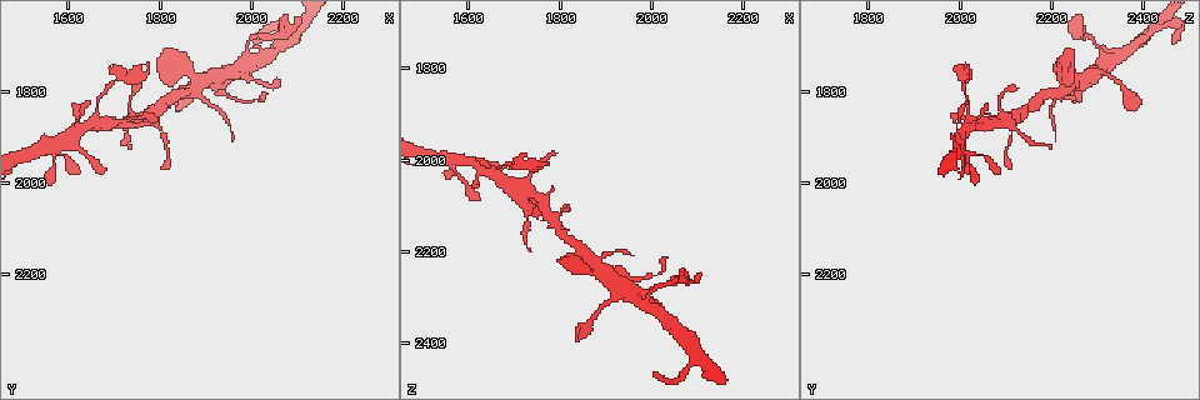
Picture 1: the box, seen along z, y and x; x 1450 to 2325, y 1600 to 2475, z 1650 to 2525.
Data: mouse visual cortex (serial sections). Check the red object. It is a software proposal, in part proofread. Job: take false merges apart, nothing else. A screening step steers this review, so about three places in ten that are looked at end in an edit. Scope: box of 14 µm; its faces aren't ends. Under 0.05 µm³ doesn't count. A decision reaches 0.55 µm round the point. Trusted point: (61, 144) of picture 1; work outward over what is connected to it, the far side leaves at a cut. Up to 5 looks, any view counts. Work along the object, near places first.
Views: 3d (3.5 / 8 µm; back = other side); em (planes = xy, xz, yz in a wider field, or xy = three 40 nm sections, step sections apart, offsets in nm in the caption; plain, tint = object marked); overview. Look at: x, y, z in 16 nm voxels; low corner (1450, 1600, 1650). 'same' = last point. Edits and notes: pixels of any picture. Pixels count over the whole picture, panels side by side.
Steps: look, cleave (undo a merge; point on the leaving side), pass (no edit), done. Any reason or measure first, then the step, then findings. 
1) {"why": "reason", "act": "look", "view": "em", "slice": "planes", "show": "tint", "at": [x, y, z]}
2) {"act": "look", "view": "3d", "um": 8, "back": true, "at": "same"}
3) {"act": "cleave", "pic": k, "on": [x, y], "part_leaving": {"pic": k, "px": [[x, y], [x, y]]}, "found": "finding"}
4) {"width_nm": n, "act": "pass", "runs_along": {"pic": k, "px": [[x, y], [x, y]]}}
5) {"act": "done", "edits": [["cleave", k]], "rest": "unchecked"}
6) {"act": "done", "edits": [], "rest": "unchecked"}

{"why": "calibre changes", "act": "look", "view": "3d", "um": 3.5, "at": [1665, 1825, 2025]}

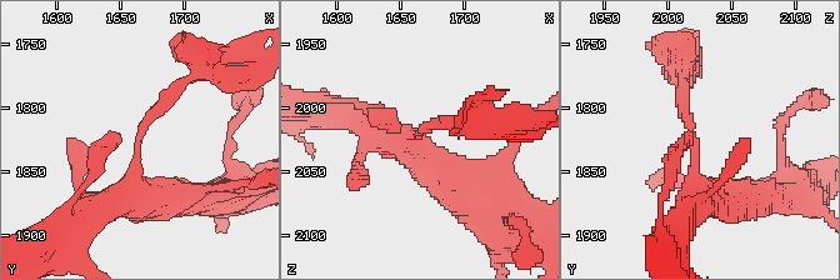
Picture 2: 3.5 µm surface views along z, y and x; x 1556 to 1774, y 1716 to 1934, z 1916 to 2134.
{"arm_widths_nm": [200, 400], "act": "look", "view": "em", "slice": "xy", "step": 2, "show": "tint", "at": [1662, 1824, 2022]}

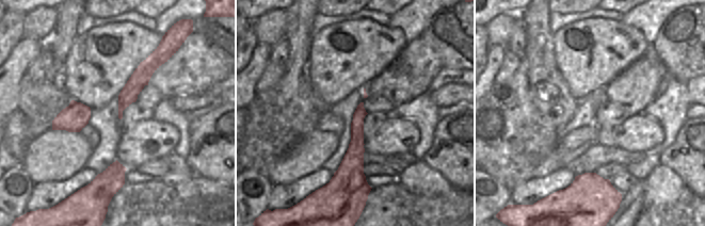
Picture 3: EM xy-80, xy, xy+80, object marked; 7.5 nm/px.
{"width_nm": 110, "act": "cleave", "pic": 2, "on": [679, 96], "part_leaving": {"pic": 2, "px": [[691, 130], [681, 110], [681, 73]]}, "found": "a second cell is stuck on"}

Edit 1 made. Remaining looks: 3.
{"act": "look", "view": "3d", "um": 3.5, "at": [2105, 1655, 2430]}

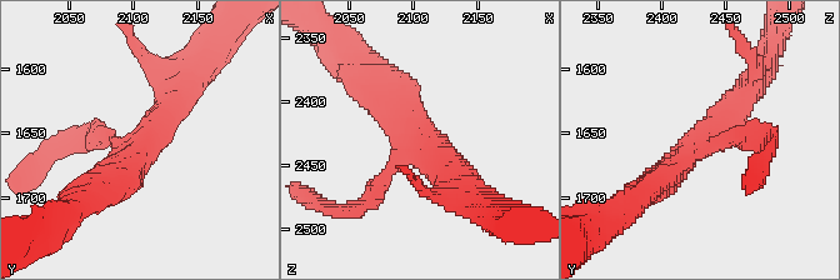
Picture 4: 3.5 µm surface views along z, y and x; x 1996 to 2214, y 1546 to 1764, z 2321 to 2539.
{"act": "look", "view": "em", "slice": "planes", "show": "tint", "at": [2104, 1660, 2432]}

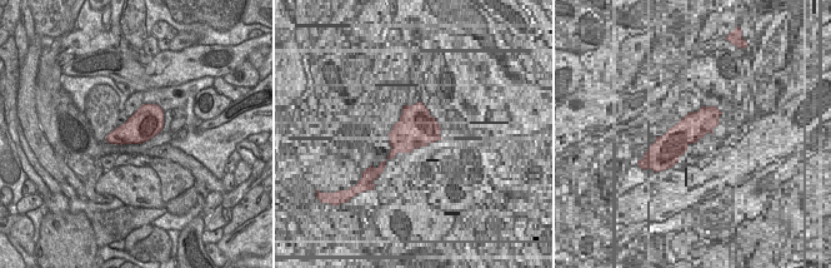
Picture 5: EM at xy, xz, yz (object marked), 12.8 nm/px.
{"arm_widths_nm": [250, 400, 400], "act": "pass", "runs_along": {"pic": 4, "px": [[646, 190], [701, 144], [749, 86]]}, "found": "one cell here"}

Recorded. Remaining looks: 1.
{"act": "done", "edits": [["cleave", 2]], "rest": "unchecked"}

